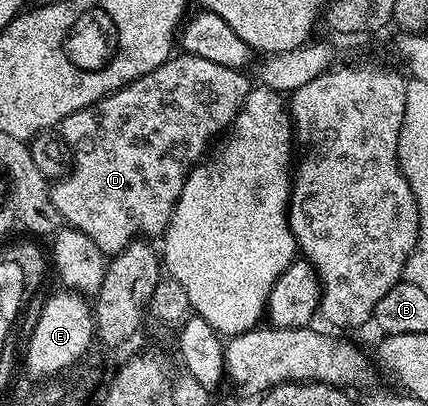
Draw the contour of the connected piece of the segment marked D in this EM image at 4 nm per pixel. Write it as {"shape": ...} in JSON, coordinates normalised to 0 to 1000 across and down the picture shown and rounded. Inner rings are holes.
{"shape":[[[416,133],[336,192],[150,291],[140,330],[164,362],[168,416],[117,468],[121,507],[131,507],[147,544],[206,576],[206,586],[250,626],[290,618],[315,586],[376,584],[397,554],[444,421],[484,382],[491,342],[516,337],[565,273],[565,256],[589,214],[589,197],[575,182],[551,167],[486,153],[486,143]]]}

